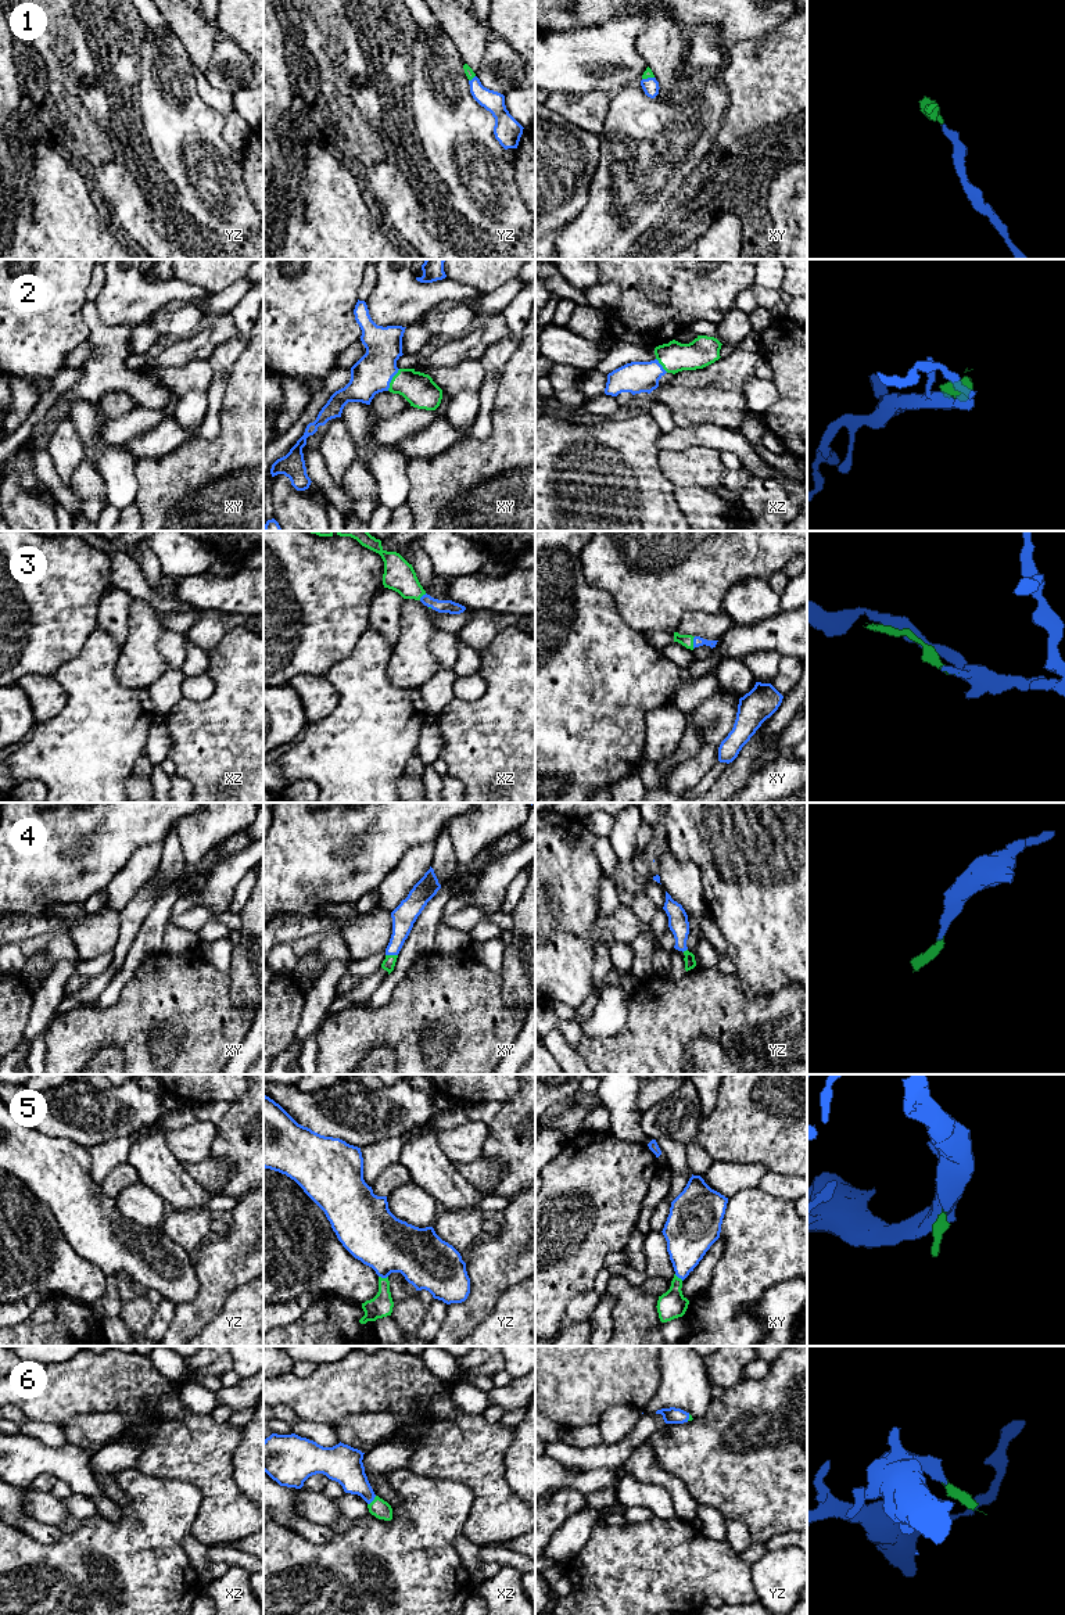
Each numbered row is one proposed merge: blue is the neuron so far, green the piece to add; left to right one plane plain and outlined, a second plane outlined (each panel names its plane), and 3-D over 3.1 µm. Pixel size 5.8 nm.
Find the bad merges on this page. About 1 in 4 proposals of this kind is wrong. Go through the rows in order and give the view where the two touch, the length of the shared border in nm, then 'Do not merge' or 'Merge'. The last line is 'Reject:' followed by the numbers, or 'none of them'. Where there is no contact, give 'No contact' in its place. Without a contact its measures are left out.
1: Touches blue in yz. Shared border 50 nm. Merge
2: Touches blue in xy. Shared border 150 nm. Merge
3: Touches blue in xy. Shared border 70 nm. Merge
4: Touches blue in xy. Shared border 70 nm. Merge
5: Touches blue in yz. Shared border 60 nm. Merge
6: Touches blue in xz. Shared border 80 nm. Merge
Reject: none of them

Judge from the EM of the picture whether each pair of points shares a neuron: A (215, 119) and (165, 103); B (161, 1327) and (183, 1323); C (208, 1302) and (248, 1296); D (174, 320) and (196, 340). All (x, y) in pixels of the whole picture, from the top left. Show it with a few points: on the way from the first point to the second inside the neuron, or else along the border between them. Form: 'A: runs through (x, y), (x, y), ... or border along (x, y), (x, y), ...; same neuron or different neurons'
A: runs through (203, 115), (178, 111); same neuron
B: border along (176, 1305), (174, 1319), (167, 1331); different neurons
C: border along (248, 1280), (228, 1298); different neurons
D: border along (205, 323), (185, 338); different neurons

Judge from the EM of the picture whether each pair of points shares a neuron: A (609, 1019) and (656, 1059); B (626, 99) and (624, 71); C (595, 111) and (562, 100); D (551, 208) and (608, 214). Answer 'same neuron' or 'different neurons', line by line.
A: different neurons
B: different neurons
C: same neuron
D: different neurons

